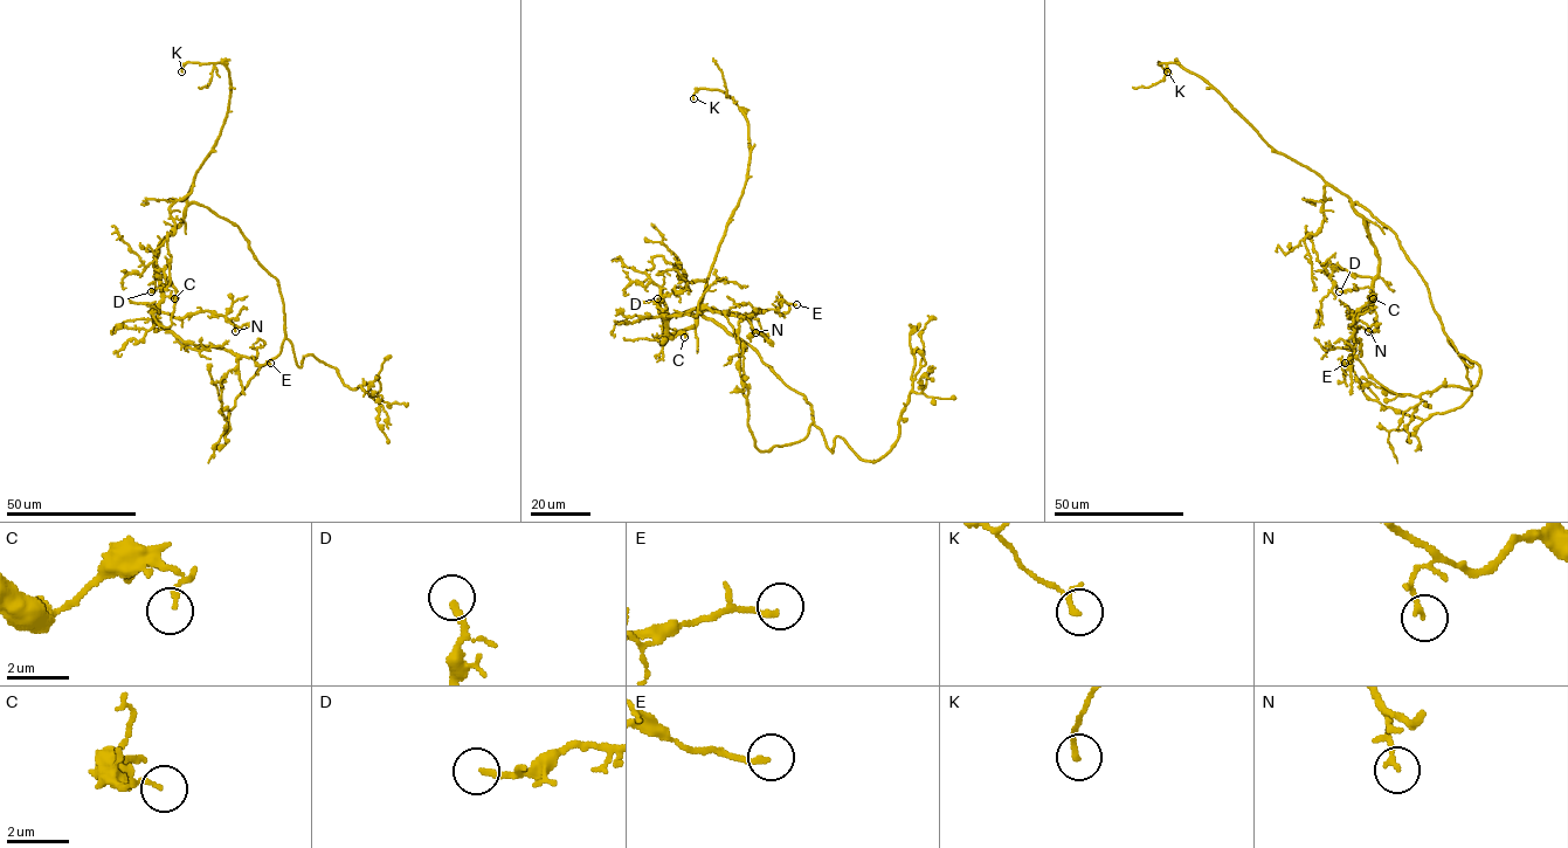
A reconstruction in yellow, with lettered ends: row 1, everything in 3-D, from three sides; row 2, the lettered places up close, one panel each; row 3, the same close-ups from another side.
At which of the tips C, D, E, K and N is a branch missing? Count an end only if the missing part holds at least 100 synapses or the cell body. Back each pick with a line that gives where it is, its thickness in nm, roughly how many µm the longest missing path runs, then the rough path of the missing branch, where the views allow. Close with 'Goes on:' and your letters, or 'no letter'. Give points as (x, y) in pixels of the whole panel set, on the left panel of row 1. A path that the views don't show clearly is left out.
Goes on: no letter

